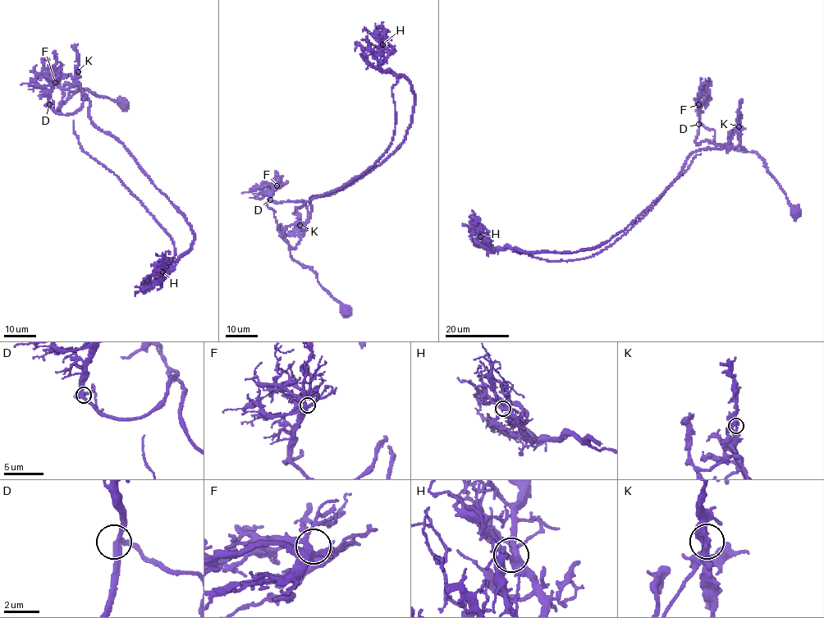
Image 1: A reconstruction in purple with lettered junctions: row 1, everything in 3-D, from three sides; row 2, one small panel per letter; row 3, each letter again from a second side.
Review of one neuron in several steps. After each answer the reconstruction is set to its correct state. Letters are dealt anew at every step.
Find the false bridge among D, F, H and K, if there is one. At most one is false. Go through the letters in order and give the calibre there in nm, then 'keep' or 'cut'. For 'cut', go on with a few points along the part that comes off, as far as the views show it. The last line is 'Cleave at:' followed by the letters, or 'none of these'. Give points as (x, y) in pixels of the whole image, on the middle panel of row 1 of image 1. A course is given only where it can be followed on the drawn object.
D: calibre 320 nm; keep
F: calibre 320 nm; keep
H: calibre 320 nm; keep
K: calibre 280 nm; cut; course (299, 226), (302, 235), (310, 198), (350, 184), (403, 141), (410, 82), (392, 88), (388, 150), (295, 211)
Cleave at: K

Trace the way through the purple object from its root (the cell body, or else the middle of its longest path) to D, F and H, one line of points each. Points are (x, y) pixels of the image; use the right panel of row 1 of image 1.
D: (794, 212), (786, 196), (758, 155), (715, 144), (714, 131), (698, 124)
F: (794, 212), (786, 196), (758, 155), (715, 144), (714, 131), (700, 123), (698, 104)
H: (794, 212), (755, 153), (703, 148), (630, 224), (593, 248), (528, 253), (492, 249), (480, 236)

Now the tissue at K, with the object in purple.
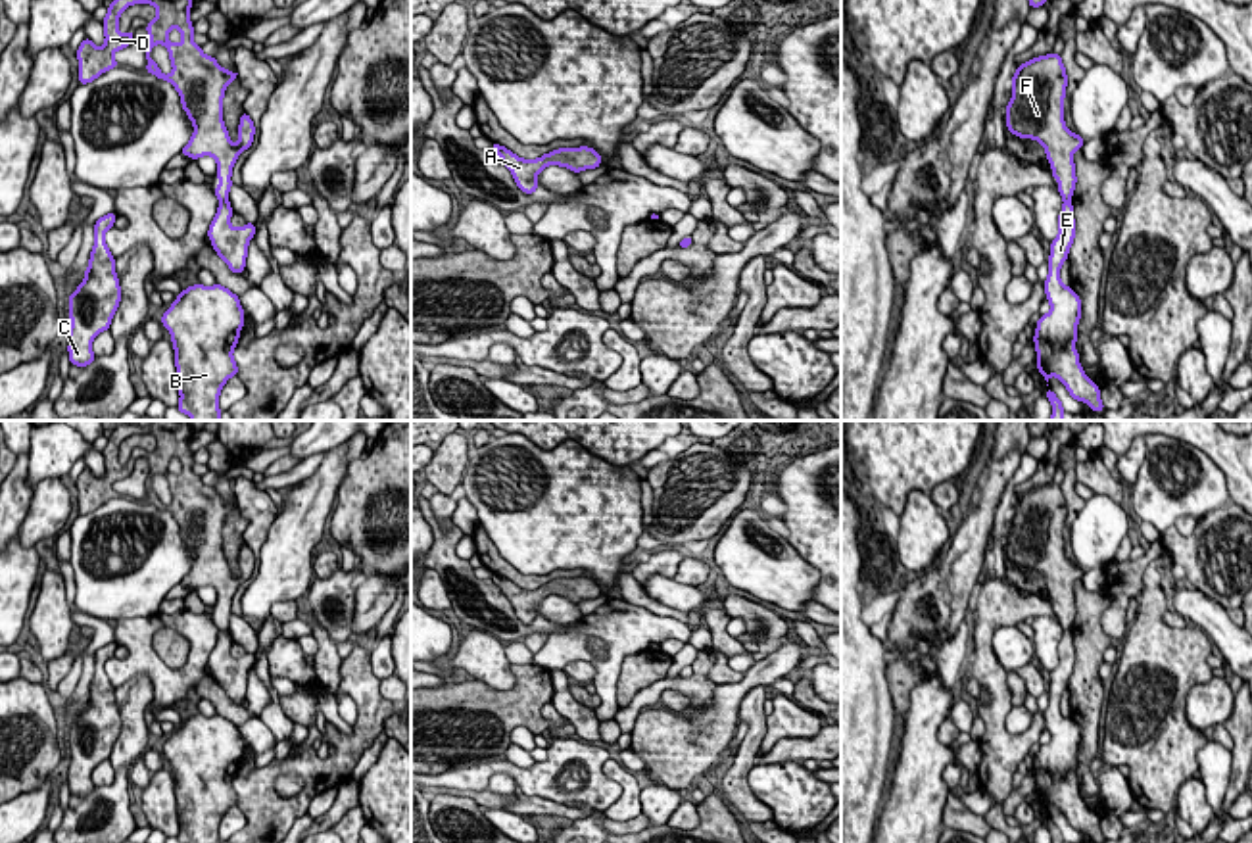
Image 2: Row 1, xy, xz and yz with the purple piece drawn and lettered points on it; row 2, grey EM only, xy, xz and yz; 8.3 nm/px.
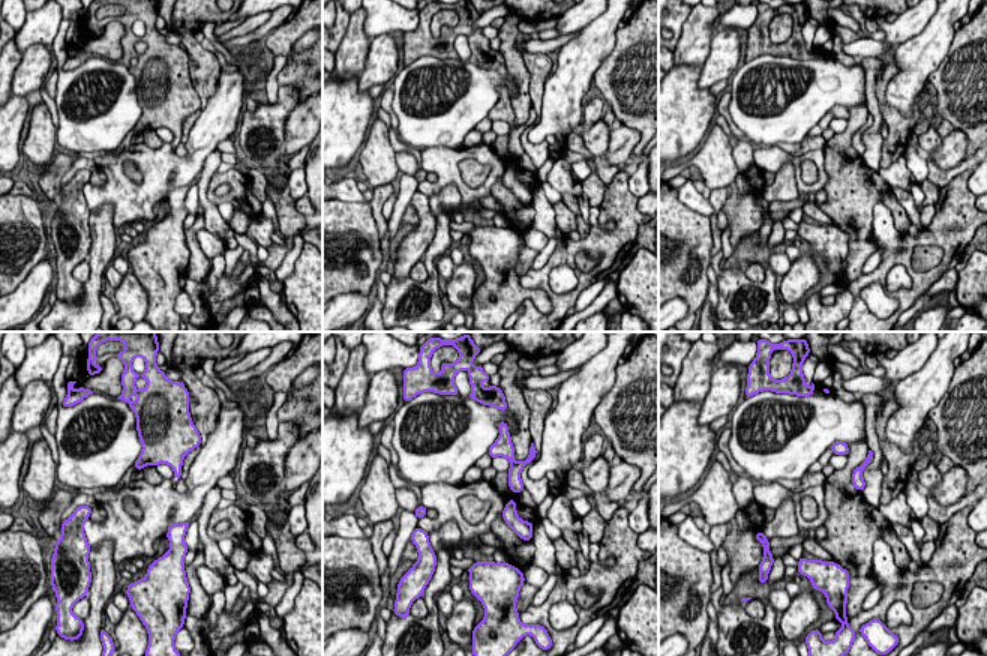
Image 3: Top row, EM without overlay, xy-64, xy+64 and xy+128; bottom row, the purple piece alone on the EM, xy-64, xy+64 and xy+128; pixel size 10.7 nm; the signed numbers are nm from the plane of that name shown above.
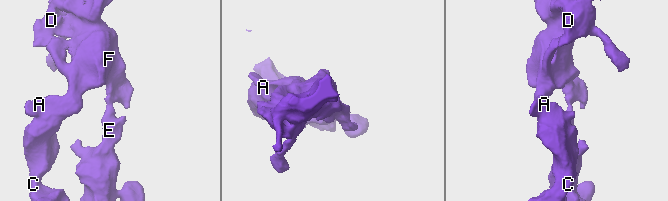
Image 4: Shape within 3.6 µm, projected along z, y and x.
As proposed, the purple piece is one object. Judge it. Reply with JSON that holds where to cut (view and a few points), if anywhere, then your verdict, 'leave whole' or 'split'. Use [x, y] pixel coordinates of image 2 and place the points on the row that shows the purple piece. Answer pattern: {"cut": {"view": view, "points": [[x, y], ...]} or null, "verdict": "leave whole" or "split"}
{"cut": {"view": "xy", "points": [[227, 198], [219, 202]]}, "verdict": "split"}

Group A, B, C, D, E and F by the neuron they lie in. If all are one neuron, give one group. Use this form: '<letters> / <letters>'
A C D F / B E

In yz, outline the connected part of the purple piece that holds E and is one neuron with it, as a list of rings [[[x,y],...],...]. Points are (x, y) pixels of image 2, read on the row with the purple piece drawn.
[[[1064,200],[1058,215],[1058,236],[1050,242],[1048,277],[1045,280],[1050,311],[1039,317],[1037,330],[1033,332],[1035,363],[1047,382],[1050,376],[1056,376],[1073,399],[1085,401],[1093,411],[1102,413],[1100,390],[1096,382],[1087,378],[1079,365],[1081,357],[1075,351],[1081,298],[1060,280],[1060,269],[1068,259],[1073,238],[1073,205],[1071,200]]]

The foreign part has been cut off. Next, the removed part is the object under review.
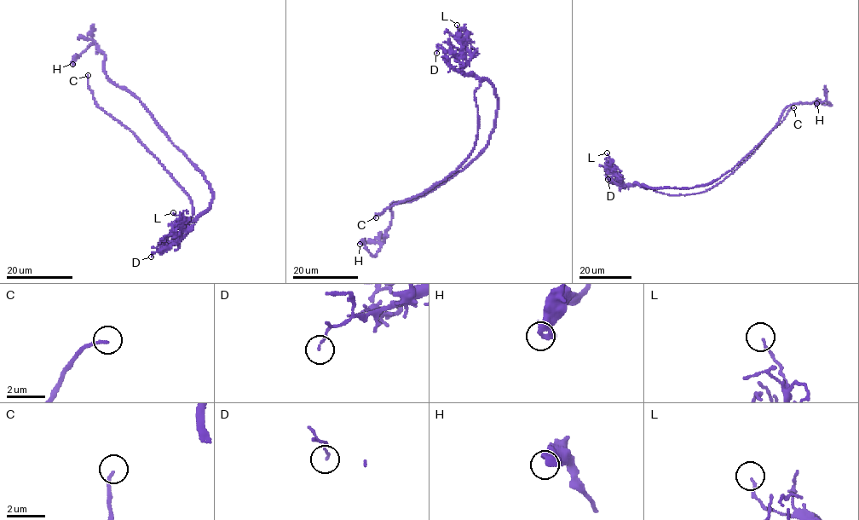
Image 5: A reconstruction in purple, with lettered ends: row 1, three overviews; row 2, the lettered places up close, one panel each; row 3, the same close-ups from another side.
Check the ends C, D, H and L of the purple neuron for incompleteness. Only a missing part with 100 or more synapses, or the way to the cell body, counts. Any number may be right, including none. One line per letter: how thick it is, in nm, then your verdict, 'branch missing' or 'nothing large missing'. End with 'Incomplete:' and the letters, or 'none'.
C: 130 nm | branch missing
D: 90 nm | nothing large missing
H: 400 nm | nothing large missing
L: 90 nm | nothing large missing
Incomplete: C

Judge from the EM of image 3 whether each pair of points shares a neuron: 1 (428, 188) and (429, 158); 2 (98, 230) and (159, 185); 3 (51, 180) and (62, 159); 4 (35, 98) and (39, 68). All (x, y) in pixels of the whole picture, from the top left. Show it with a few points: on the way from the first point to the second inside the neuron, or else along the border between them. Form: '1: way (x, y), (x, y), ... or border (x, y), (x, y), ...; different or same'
1: way (437, 183), (440, 180), (438, 167); same
2: border (92, 212), (110, 206), (114, 228); different
3: way (51, 176), (60, 164); same
4: border (38, 89), (24, 96); different

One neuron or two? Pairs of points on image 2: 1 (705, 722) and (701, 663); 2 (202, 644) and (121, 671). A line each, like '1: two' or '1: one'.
1: two
2: one

